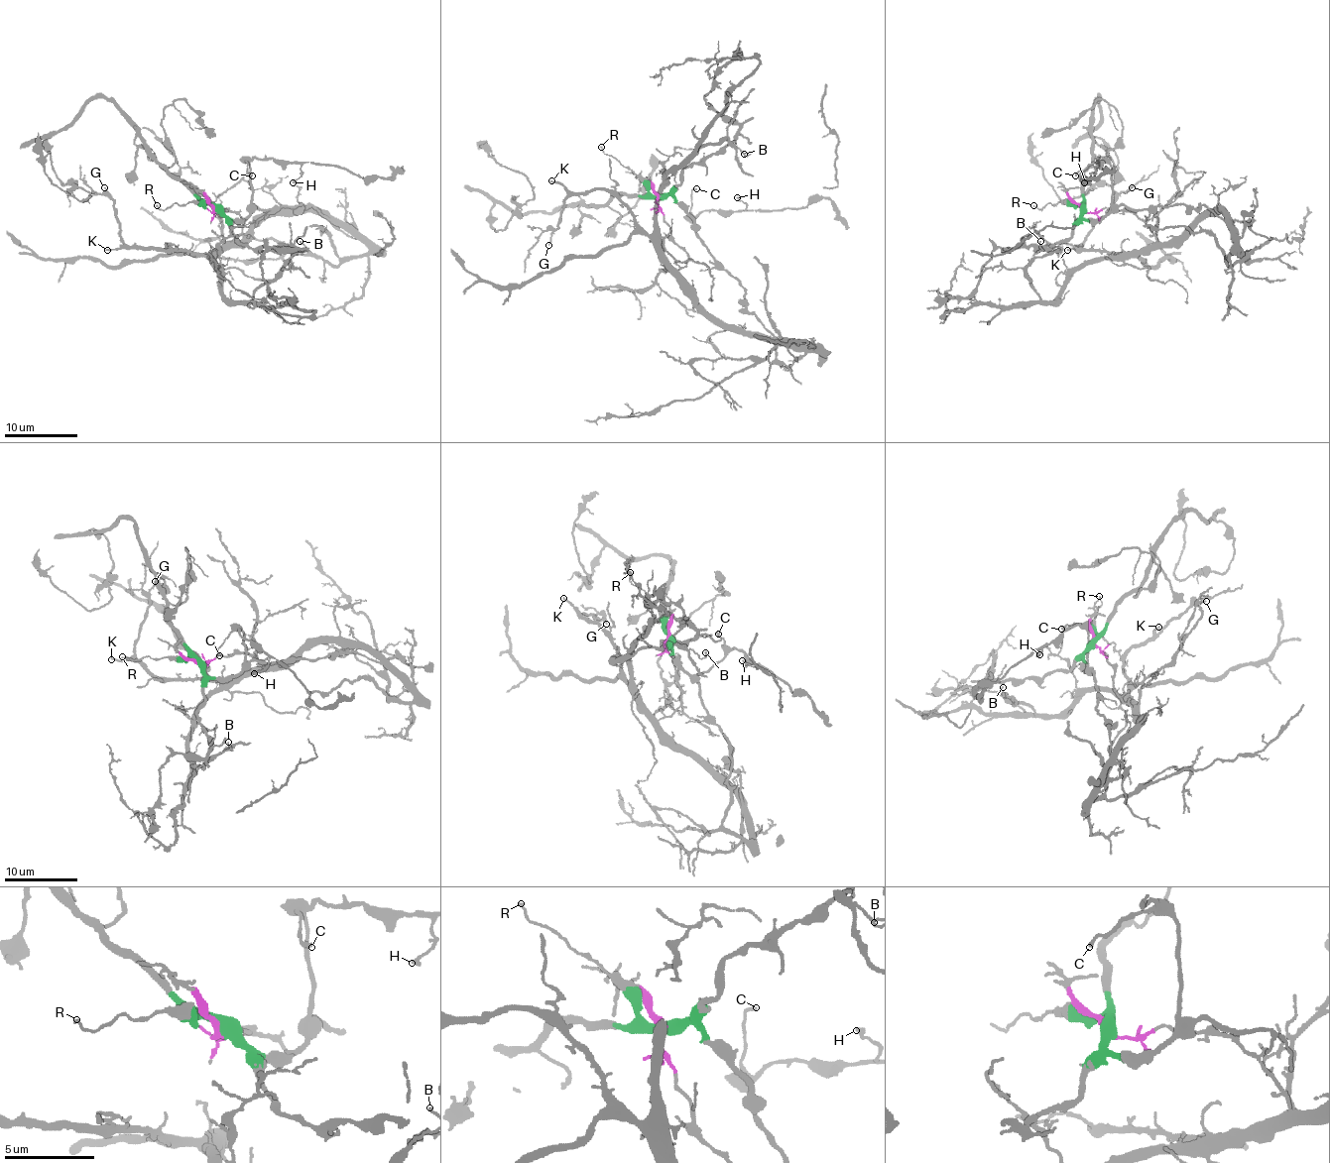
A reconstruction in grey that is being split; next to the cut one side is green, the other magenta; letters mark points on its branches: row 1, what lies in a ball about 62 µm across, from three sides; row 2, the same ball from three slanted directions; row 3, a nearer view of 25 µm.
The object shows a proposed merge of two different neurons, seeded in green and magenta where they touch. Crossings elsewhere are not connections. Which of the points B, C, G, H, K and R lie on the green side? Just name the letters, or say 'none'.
C, H, R

